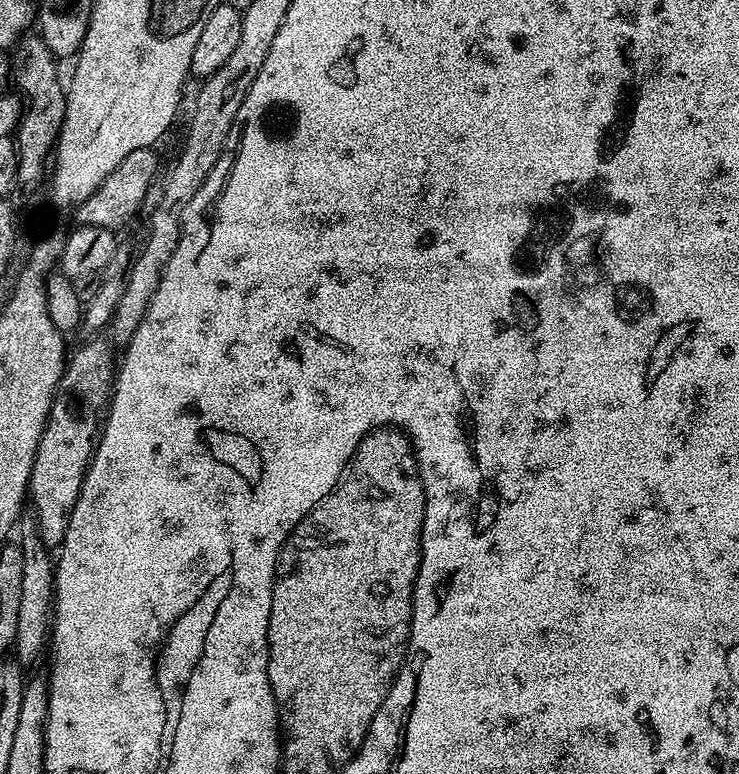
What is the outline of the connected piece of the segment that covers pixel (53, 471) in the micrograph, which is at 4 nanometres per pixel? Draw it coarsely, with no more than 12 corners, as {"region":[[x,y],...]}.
{"region":[[51,406],[29,480],[59,547],[94,451],[92,412]]}

